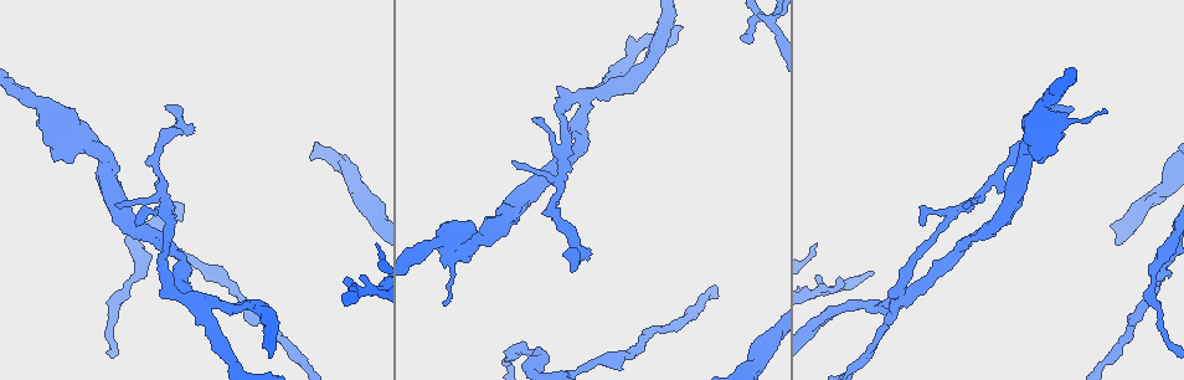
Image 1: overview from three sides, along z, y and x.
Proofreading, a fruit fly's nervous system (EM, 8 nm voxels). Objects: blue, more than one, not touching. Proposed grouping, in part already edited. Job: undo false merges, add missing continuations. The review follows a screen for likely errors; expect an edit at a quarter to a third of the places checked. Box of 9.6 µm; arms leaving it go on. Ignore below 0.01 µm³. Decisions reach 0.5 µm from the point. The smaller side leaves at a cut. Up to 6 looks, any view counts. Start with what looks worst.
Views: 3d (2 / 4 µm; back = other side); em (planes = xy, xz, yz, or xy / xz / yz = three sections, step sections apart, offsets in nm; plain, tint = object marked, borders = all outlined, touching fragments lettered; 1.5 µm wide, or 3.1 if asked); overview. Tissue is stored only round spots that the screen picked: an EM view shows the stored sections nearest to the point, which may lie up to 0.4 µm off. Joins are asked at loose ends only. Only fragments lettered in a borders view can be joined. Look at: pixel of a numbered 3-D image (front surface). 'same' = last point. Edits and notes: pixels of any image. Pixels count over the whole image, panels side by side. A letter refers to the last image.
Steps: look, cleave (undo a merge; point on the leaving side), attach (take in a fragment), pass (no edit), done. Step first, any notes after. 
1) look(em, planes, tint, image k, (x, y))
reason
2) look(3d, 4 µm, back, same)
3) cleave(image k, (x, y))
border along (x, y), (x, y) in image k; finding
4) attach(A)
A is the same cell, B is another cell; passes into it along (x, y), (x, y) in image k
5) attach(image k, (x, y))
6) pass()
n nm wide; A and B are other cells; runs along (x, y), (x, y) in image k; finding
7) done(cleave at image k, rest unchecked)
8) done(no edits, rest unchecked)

look(3d, 2 µm, image 1, (369, 289))
sharp bend

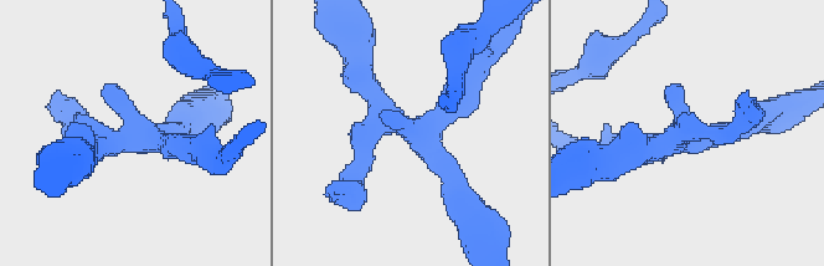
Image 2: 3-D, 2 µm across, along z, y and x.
look(em, planes, plain, image 2, (412, 132))
now the EM

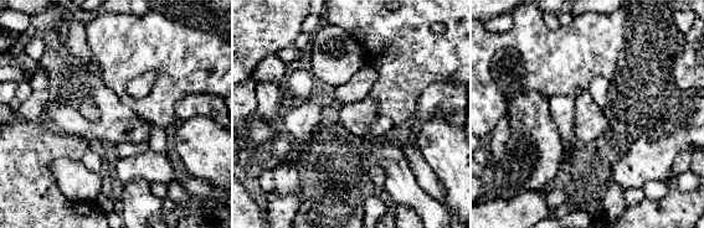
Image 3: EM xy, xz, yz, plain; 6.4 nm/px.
look(em, planes, borders, same)

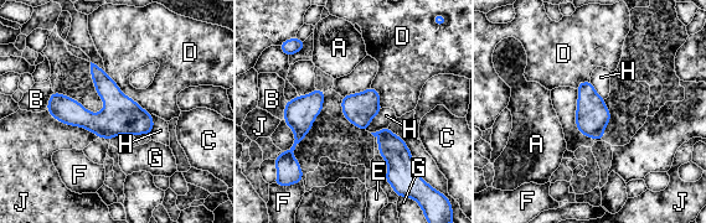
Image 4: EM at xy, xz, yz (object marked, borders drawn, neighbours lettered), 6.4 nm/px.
pass()
A, B, C, D, E, F, G, H and J are other cells; one cell here

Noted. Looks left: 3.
look(em, planes, plain, image 1, (116, 204))
branch stops here

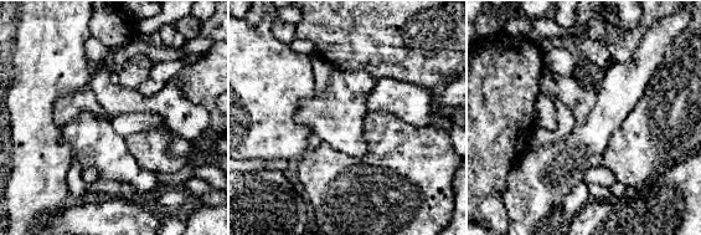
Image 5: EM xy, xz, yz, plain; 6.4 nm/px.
look(em, planes, tint, same)
where the object lies

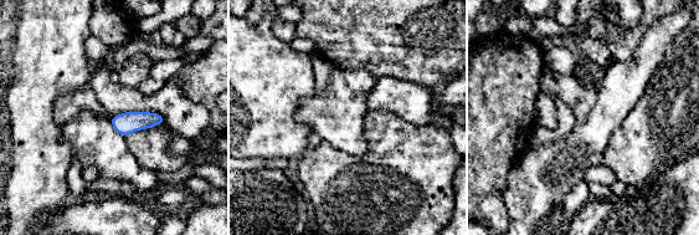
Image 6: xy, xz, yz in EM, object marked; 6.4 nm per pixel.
look(em, planes, borders, same)
see the neighbours

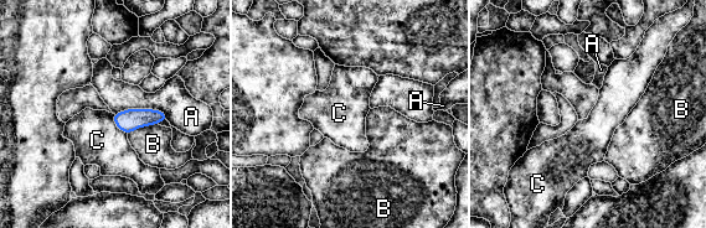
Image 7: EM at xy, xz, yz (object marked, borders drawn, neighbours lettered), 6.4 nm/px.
pass()
A touches over 360 nm; A, B and C are other cells; border along (113, 114), (113, 122), (127, 134) in image 7; no lettered fragment goes on from it

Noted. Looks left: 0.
done(no edits, rest unchecked)

